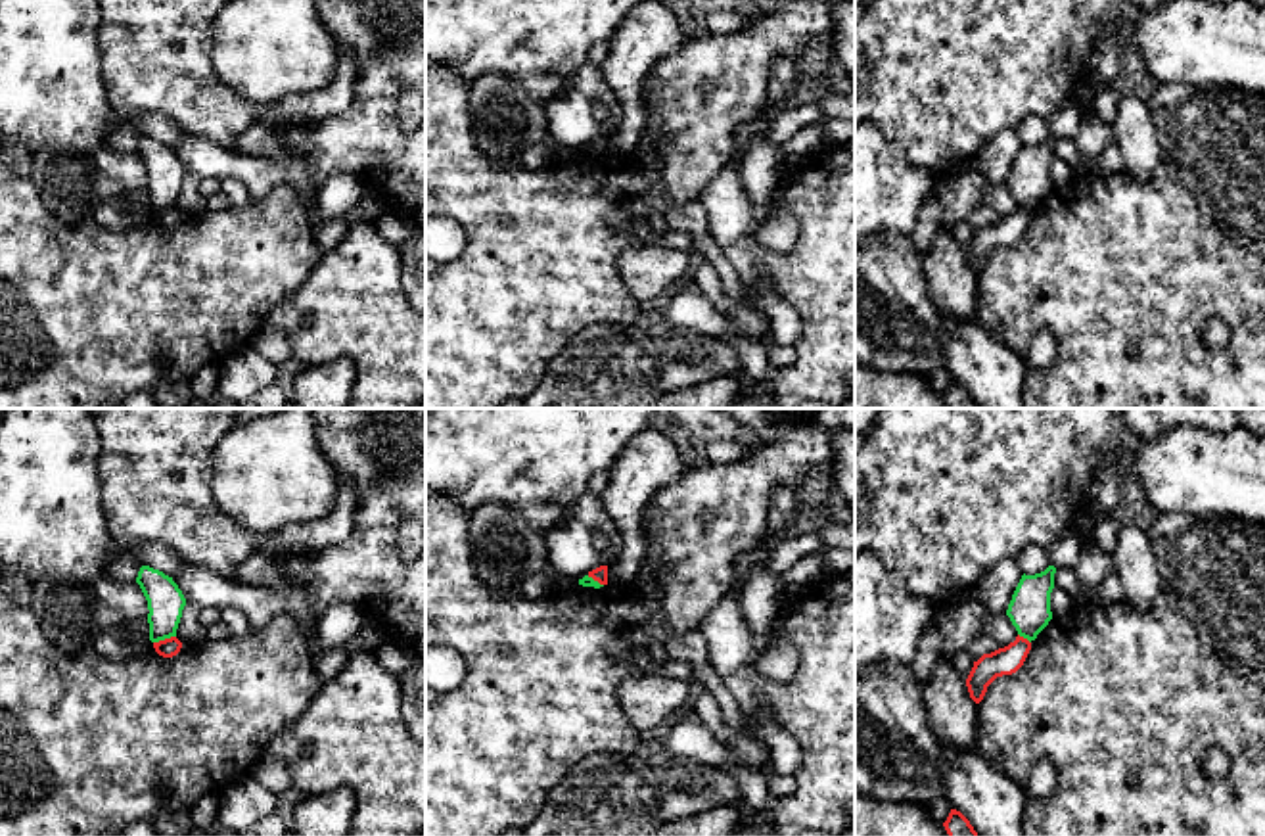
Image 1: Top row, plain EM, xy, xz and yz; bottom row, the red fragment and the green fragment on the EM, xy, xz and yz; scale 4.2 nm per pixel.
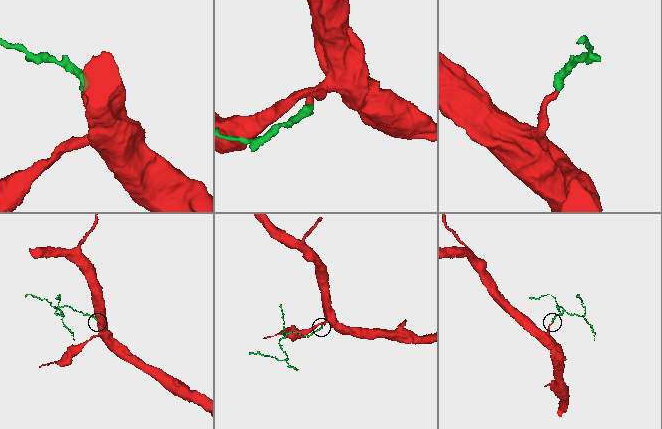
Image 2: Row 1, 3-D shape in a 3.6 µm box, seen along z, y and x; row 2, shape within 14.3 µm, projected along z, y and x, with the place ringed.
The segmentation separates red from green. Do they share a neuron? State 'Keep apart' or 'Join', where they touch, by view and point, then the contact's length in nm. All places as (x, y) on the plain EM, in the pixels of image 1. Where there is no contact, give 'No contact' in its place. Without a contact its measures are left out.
Keep apart. Touches red at xy (163, 211). Shared border 100 nm

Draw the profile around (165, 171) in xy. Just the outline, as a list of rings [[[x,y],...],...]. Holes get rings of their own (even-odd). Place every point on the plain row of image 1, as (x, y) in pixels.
[[[142,136],[136,148],[148,171],[150,211],[159,213],[176,207],[186,169],[172,148]]]

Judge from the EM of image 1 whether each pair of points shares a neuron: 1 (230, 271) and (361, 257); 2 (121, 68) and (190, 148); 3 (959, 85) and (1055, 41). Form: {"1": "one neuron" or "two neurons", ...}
{"1": "two neurons", "2": "two neurons", "3": "one neuron"}

